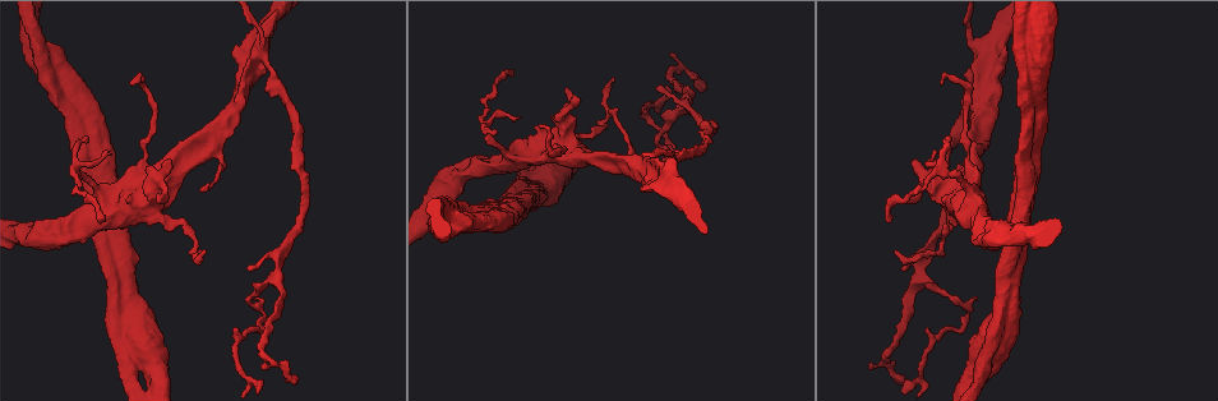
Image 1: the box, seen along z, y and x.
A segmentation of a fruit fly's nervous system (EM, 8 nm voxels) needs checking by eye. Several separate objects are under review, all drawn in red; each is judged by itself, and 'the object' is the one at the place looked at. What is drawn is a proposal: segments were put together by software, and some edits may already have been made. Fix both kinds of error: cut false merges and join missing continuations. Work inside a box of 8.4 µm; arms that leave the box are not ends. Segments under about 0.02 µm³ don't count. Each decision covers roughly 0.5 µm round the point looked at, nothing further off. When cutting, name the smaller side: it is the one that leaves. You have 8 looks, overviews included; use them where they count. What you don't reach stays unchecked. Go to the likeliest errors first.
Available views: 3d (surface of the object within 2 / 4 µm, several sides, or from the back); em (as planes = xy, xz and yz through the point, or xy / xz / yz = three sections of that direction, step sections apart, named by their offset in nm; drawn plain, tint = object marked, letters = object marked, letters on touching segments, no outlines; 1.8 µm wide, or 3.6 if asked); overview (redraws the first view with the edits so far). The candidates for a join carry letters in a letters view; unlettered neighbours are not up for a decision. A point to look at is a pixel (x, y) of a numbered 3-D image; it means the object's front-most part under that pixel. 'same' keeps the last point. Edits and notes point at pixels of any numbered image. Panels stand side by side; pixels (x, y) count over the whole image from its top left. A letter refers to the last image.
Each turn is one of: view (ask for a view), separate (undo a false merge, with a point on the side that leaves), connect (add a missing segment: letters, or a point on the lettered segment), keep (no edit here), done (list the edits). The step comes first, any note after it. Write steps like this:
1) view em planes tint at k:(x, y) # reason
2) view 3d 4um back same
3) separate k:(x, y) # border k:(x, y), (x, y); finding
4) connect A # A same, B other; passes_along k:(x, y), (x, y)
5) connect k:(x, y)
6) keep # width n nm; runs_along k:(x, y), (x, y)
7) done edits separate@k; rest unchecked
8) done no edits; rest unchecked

view em planes plain at 1:(256, 58) # four or more arms meet

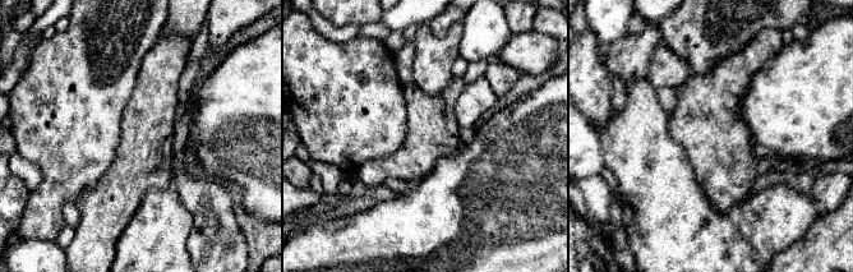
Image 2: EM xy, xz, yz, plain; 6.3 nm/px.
view em planes letters same # see the neighbours

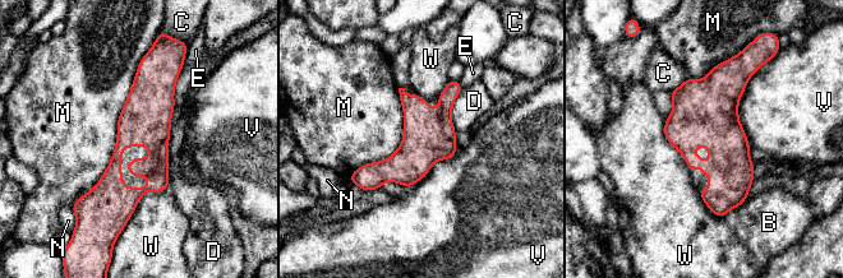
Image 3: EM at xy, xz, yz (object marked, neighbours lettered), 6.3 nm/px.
keep # width 320 nm; B other, C other, D other, E other, M other, N other, V other, W other; runs_along 3:(150, 64), (114, 165), (121, 214); all the same neuron

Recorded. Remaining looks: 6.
view 3d 4um at 1:(42, 61) # two arms at a narrow angle

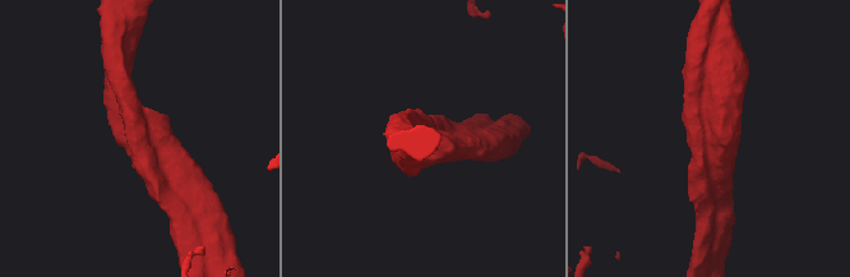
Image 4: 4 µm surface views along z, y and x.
view em planes plain at 4:(139, 135) # arms 3; arm_widths 280, 280, 420 nm

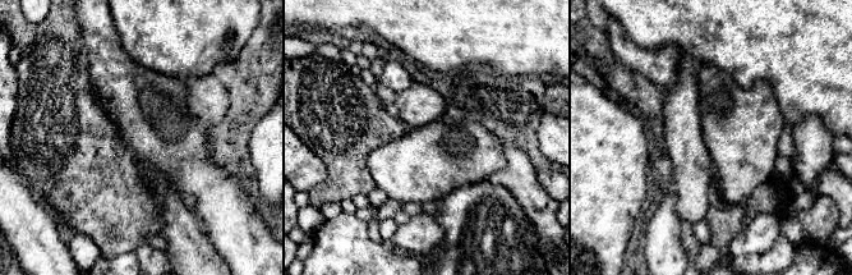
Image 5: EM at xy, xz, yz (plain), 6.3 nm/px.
view em planes letters same # what lies round it

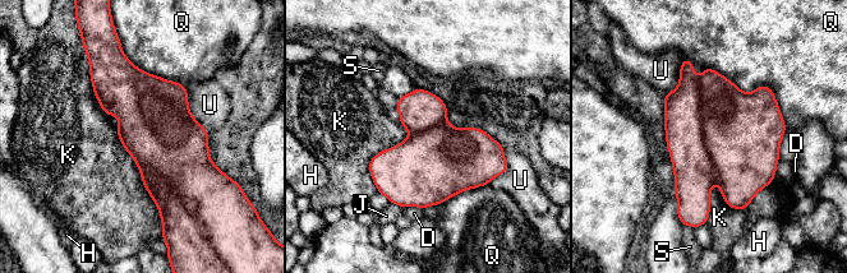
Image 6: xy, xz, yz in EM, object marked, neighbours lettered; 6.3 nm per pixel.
keep # D other, H other, J other, K other, Q other, S other, U other; border 6:(114, 129), (134, 161), (162, 226); one neuron here

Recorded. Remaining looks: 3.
view 3d 4um at 1:(260, 317) # sharp bend

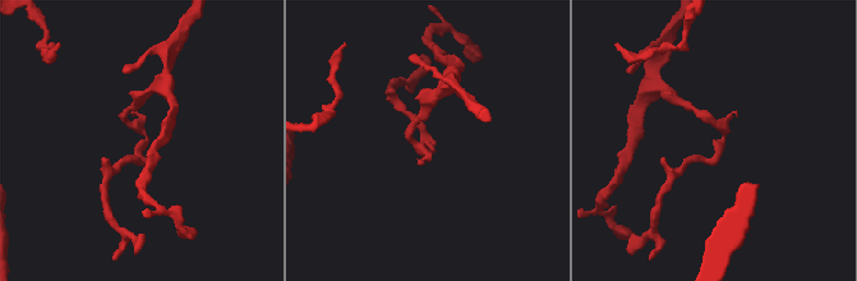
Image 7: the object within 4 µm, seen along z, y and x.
view em xy step 8 tint at 7:(721, 140)

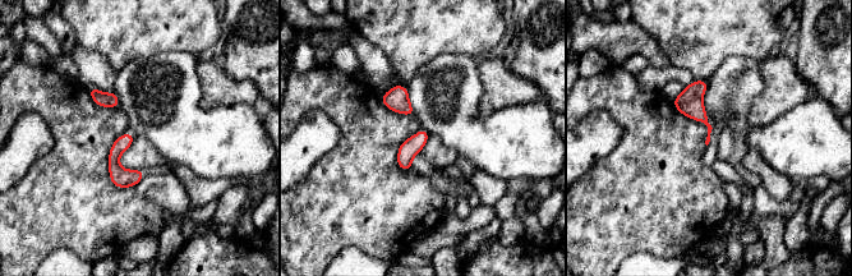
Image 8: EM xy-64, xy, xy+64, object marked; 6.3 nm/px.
view em planes letters same # another direction

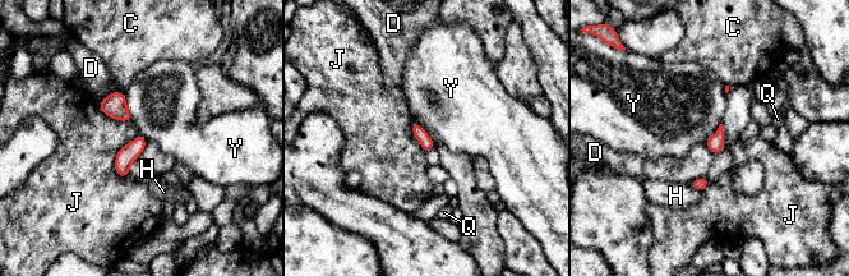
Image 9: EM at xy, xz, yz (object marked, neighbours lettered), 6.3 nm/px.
keep # C other, D other, H other, J other, Q other, Y other; border 9:(120, 90), (133, 122); all the same neuron

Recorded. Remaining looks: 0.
done no edits; rest unchecked

